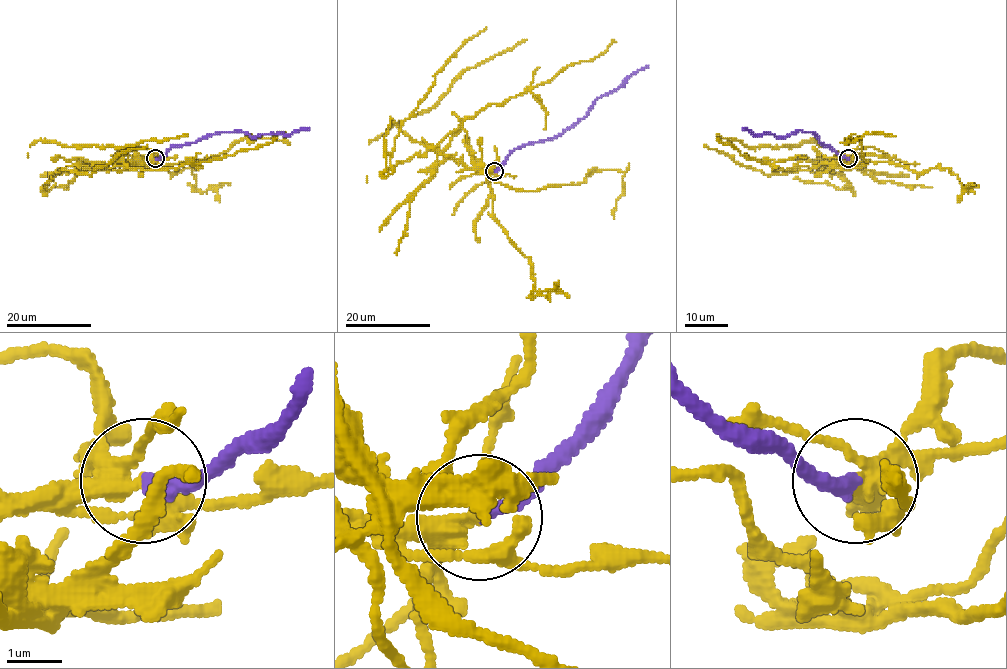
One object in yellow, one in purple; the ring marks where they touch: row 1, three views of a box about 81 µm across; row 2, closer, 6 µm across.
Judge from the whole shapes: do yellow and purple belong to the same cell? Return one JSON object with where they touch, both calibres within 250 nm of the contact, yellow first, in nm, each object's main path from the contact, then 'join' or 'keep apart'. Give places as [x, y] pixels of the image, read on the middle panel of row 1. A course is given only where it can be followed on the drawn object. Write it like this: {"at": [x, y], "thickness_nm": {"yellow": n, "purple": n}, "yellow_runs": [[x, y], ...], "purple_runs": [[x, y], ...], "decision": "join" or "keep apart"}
{"at": [494, 171], "thickness_nm": {"yellow": 240, "purple": 240}, "yellow_runs": [[494, 171], [473, 170], [430, 148], [391, 165], [400, 124], [428, 92], [434, 75], [487, 27]], "purple_runs": [[494, 171], [515, 149], [560, 135], [583, 118], [597, 99], [612, 92], [648, 66]], "decision": "keep apart"}

